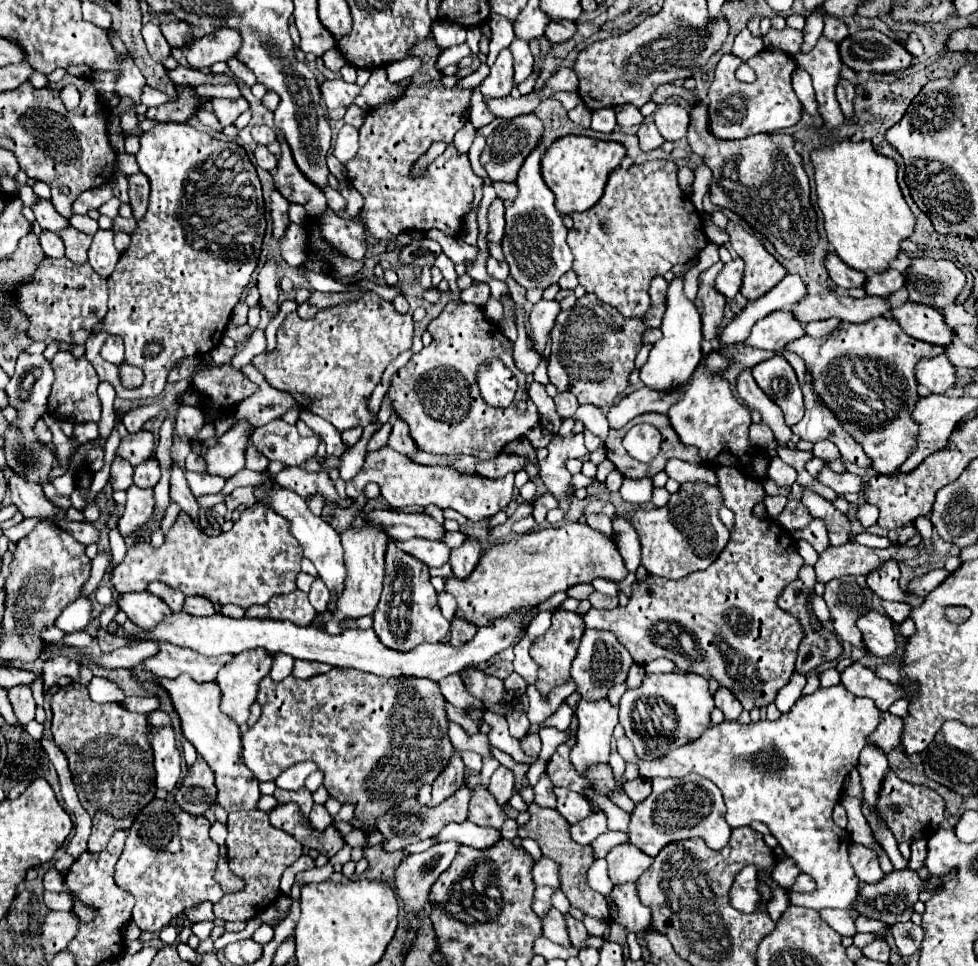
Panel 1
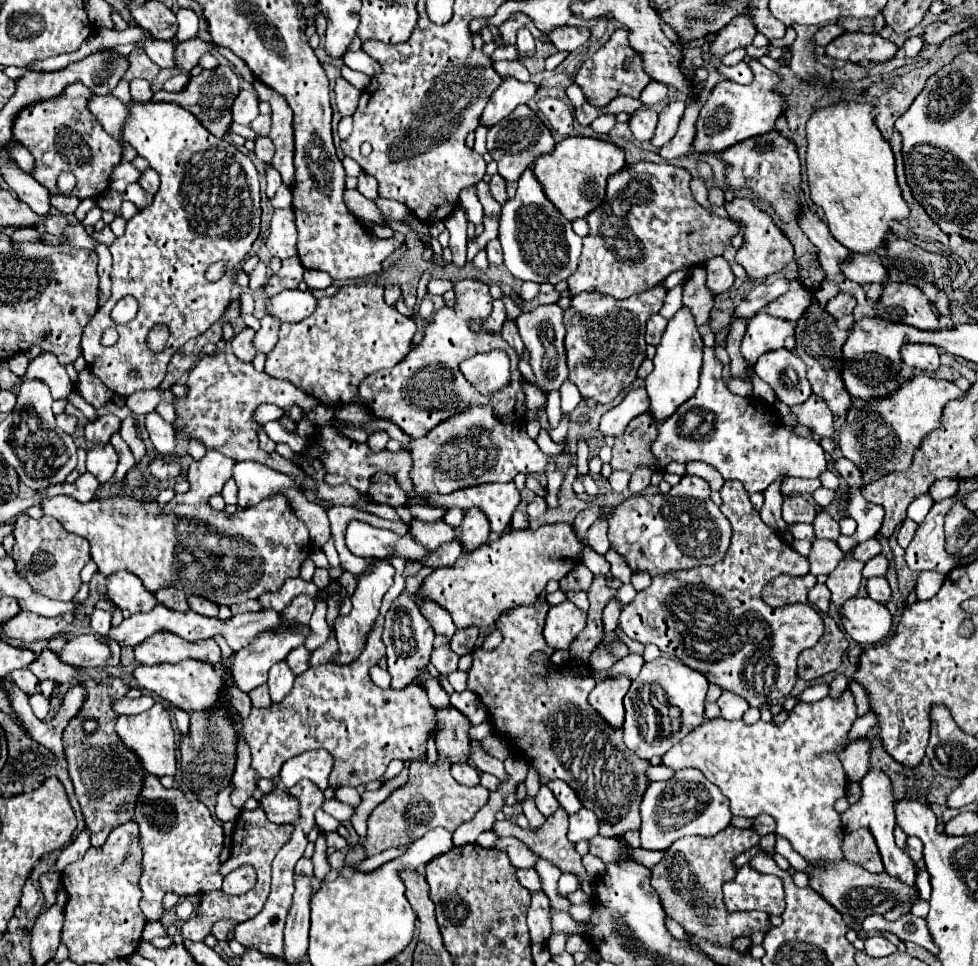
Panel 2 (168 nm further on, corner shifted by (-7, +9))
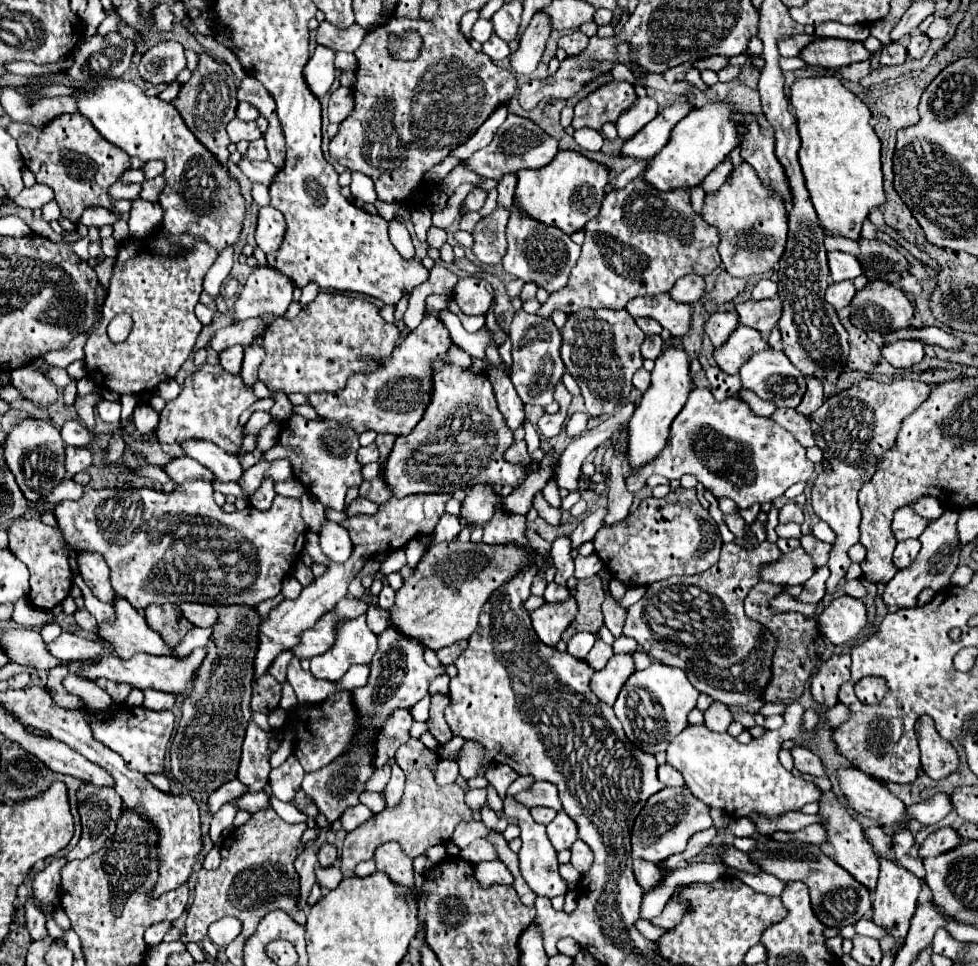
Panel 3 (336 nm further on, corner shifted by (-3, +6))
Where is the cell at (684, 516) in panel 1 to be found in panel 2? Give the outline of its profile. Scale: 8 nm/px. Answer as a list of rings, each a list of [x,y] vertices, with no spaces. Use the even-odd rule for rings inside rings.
[[[687,475],[665,495],[629,497],[615,507],[607,521],[611,549],[625,559],[631,571],[647,571],[651,577],[667,571],[715,565],[729,549],[731,525],[709,493],[711,489],[705,479]]]

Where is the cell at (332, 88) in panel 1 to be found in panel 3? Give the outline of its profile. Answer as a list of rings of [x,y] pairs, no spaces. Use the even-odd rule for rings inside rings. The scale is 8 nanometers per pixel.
[[[339,86],[337,90],[331,92],[329,100],[329,120],[341,124],[345,116],[349,116],[353,110],[353,94],[349,88]]]

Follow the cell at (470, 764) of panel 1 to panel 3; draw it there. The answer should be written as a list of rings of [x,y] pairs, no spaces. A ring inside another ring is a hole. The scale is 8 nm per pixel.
[[[487,802],[481,810],[481,820],[490,830],[503,833],[508,826],[507,821],[501,821],[495,811],[488,807]]]

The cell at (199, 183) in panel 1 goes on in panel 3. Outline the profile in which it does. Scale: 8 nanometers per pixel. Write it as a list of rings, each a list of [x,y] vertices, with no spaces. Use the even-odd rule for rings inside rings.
[[[109,80],[103,82],[103,86],[95,90],[85,90],[83,96],[77,96],[79,112],[91,120],[91,124],[99,130],[99,134],[109,140],[111,144],[125,150],[129,156],[137,156],[143,162],[149,160],[161,160],[165,162],[165,188],[159,194],[159,204],[163,208],[163,220],[159,224],[159,232],[153,232],[151,236],[137,240],[127,238],[119,242],[117,246],[117,258],[109,282],[109,290],[103,304],[103,324],[99,330],[95,330],[87,344],[85,344],[85,368],[87,376],[93,378],[93,382],[101,390],[111,390],[119,396],[133,394],[143,396],[149,392],[155,392],[155,388],[175,378],[181,364],[191,354],[195,340],[203,328],[203,324],[197,320],[193,308],[201,298],[201,282],[211,264],[217,260],[221,250],[235,248],[239,242],[239,234],[243,230],[243,218],[245,218],[245,198],[241,196],[239,182],[233,178],[229,168],[225,168],[187,128],[181,114],[169,104],[159,98],[149,98],[145,92],[123,80]],[[189,234],[193,236],[193,248],[185,248],[179,244],[171,244],[167,236],[181,236]],[[117,314],[129,314],[133,320],[133,328],[125,342],[111,342],[107,336],[107,326]]]

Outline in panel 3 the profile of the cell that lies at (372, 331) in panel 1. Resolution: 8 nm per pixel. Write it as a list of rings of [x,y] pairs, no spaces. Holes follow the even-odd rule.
[[[319,292],[319,296],[309,306],[305,306],[295,318],[277,318],[277,322],[269,328],[269,334],[265,334],[265,338],[261,340],[267,354],[259,366],[259,380],[263,380],[269,390],[285,390],[287,394],[341,392],[353,374],[369,374],[379,370],[381,360],[391,358],[395,346],[399,344],[399,338],[401,332],[397,324],[385,322],[375,304],[345,294]]]

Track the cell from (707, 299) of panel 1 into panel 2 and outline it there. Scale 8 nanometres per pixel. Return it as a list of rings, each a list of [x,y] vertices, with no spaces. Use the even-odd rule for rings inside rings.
[[[696,266],[683,283],[683,307],[689,307],[689,311],[693,311],[697,327],[703,327],[707,323],[713,309],[713,293],[706,287],[705,281],[705,268]]]

